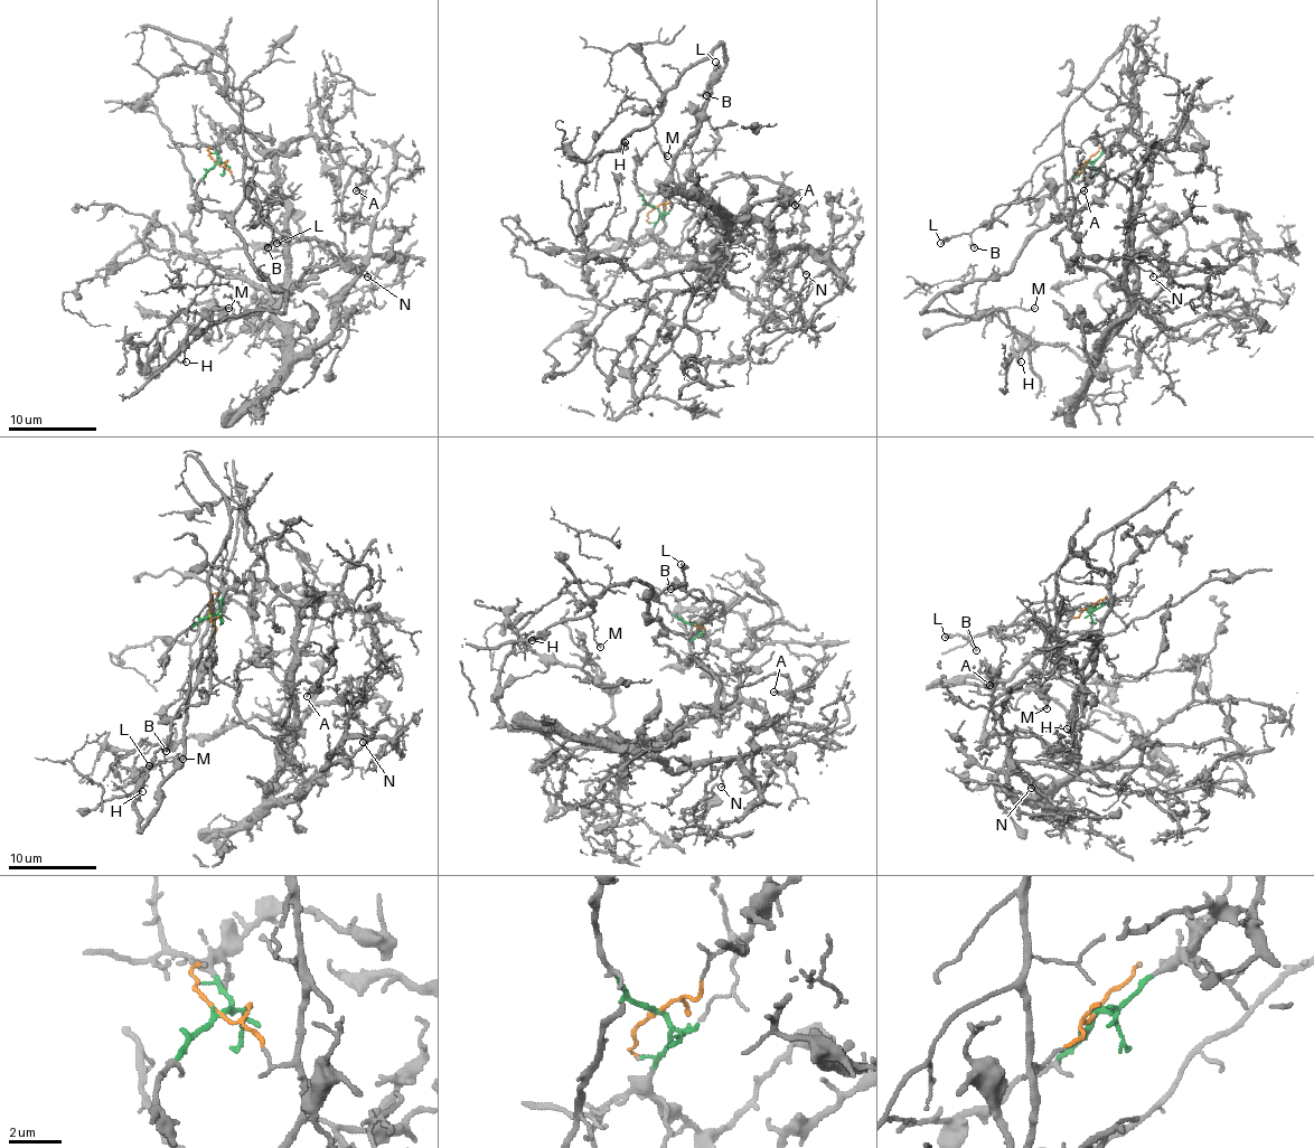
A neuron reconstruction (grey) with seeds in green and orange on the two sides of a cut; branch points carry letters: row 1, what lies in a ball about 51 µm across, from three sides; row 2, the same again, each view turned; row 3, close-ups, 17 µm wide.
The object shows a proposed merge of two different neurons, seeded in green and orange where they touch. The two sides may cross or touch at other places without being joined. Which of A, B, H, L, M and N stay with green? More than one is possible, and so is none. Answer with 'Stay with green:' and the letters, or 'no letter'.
Stay with green: A, N

